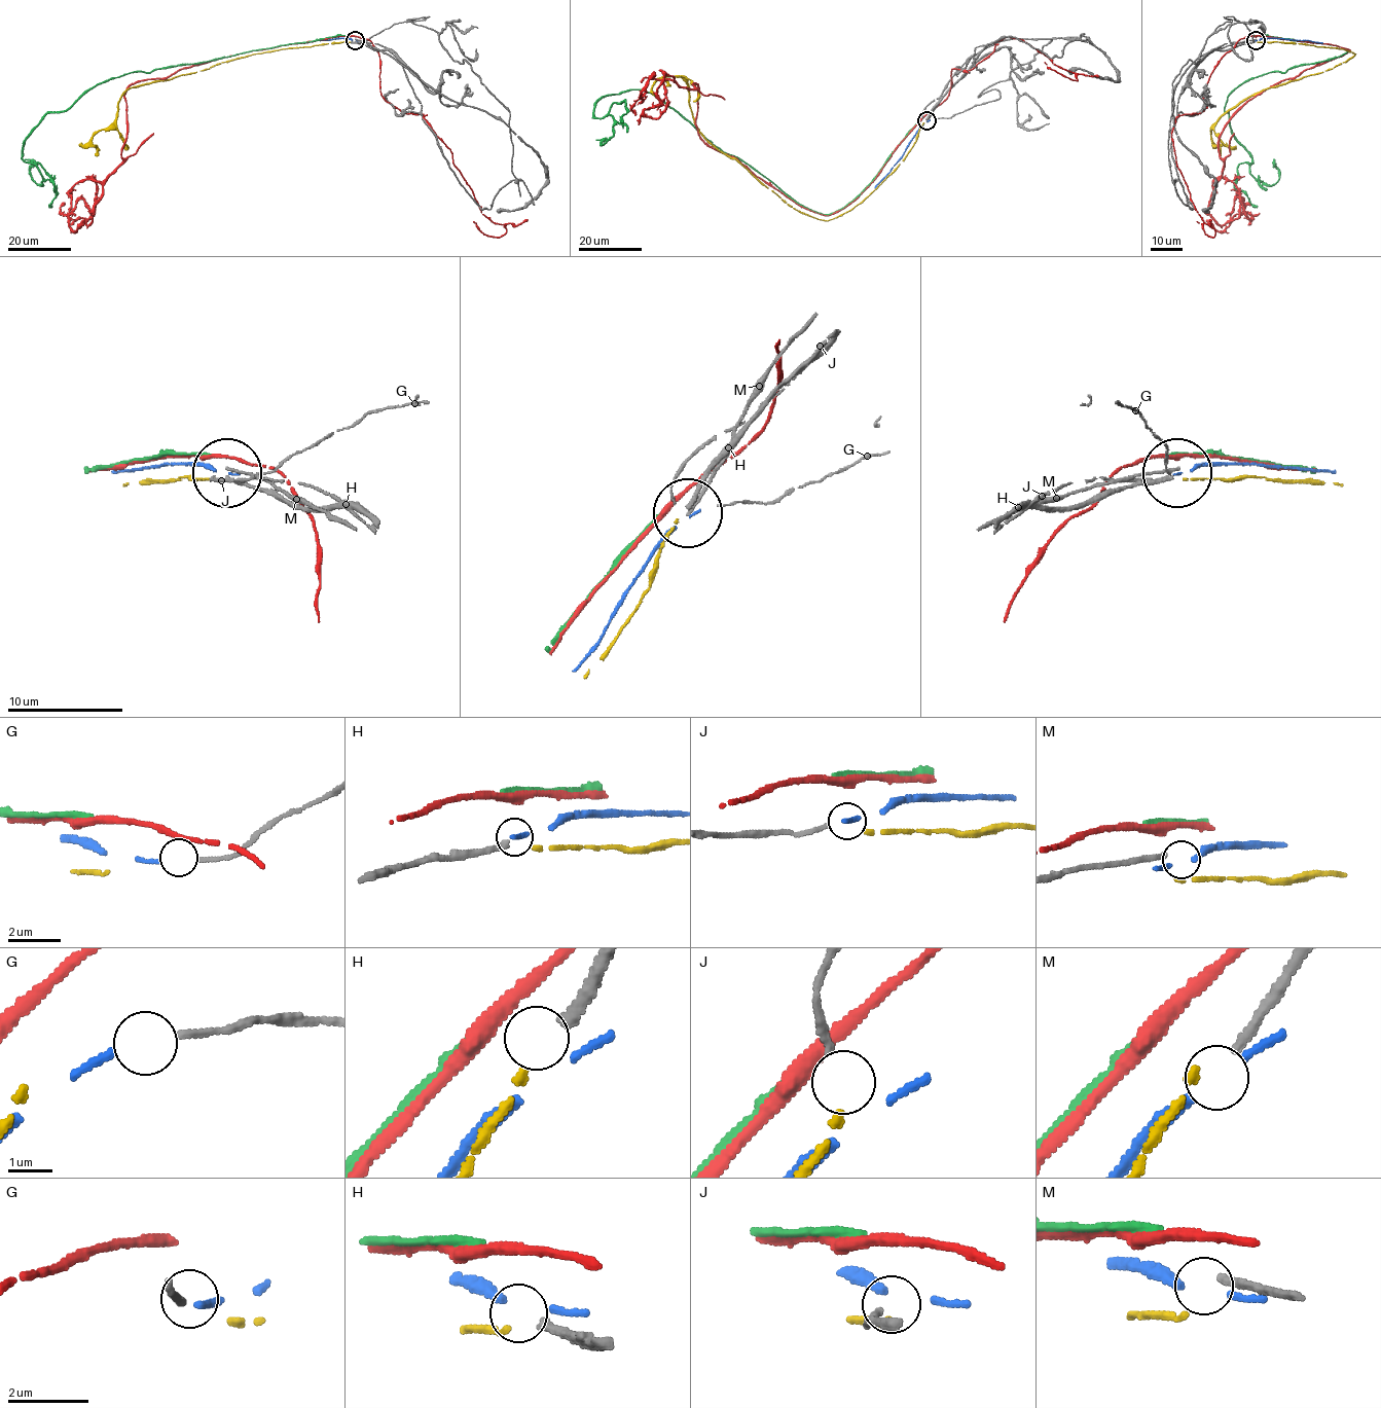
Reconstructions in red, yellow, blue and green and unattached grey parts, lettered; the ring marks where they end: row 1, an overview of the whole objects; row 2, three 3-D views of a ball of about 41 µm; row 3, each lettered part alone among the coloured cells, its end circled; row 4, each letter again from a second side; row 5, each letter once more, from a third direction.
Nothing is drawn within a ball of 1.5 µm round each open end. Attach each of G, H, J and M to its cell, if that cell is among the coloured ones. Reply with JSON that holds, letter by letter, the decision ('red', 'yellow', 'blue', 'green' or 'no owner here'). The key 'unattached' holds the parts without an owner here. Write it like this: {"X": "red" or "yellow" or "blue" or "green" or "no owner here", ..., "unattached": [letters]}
{"G": "blue", "H": "no owner here", "J": "yellow", "M": "no owner here", "unattached": ["H", "M"]}

